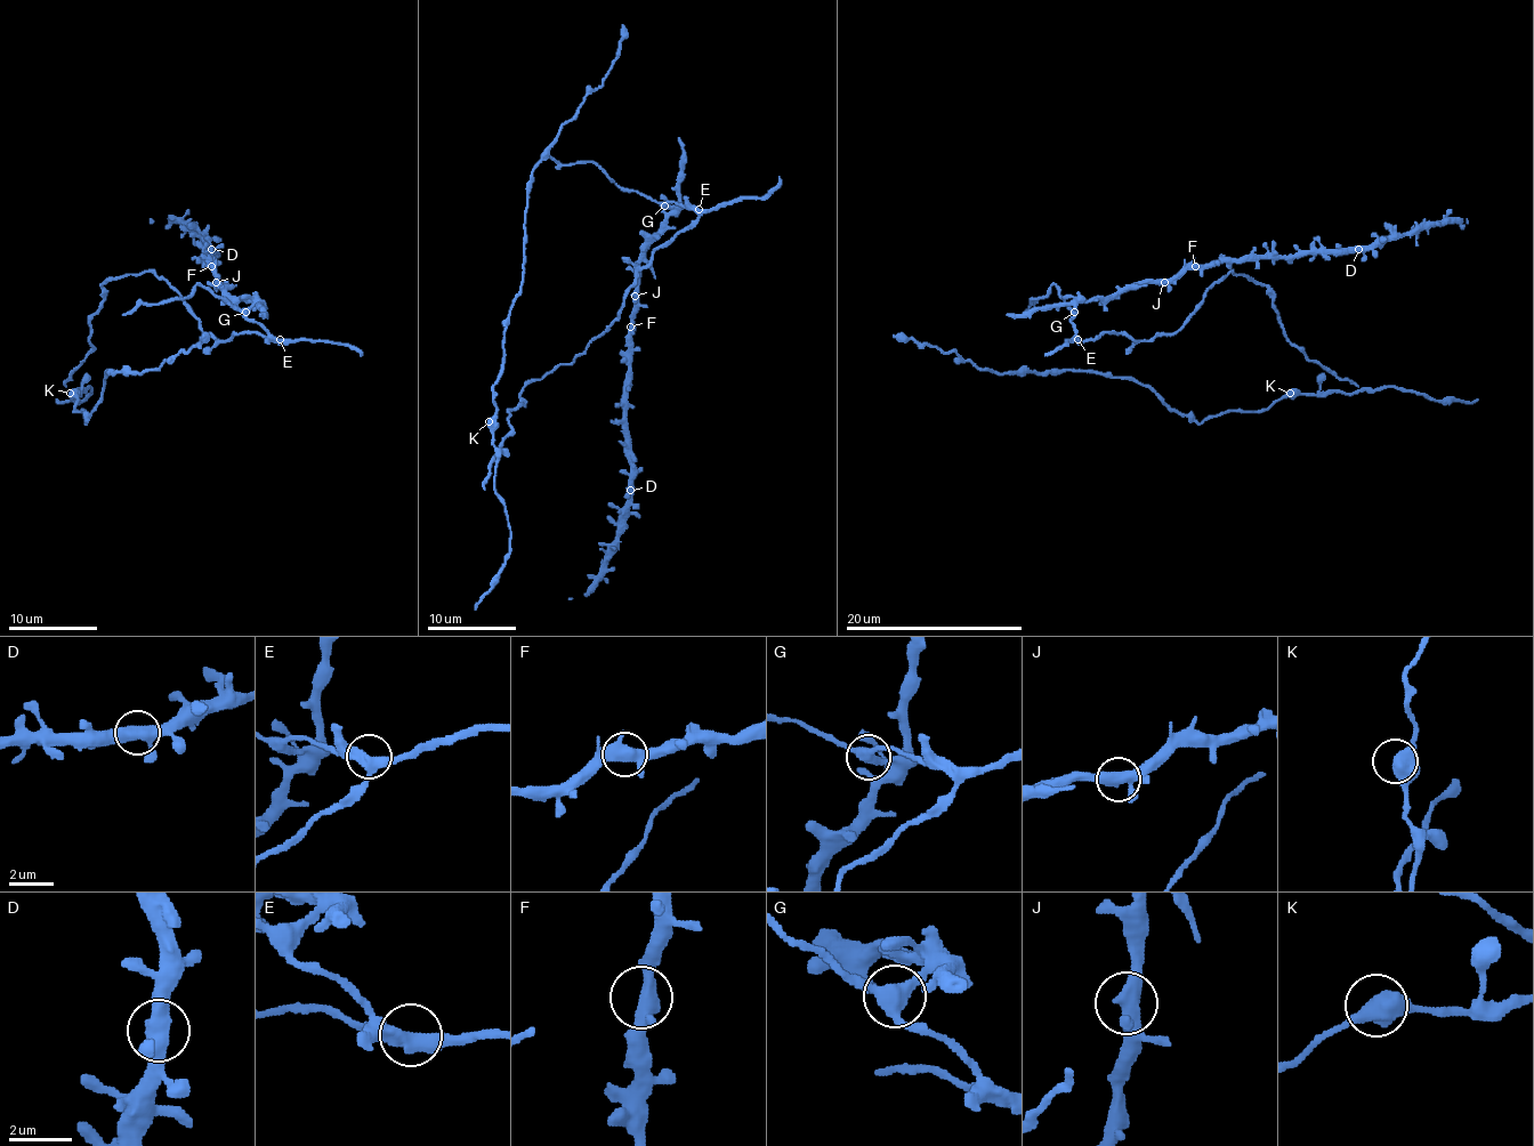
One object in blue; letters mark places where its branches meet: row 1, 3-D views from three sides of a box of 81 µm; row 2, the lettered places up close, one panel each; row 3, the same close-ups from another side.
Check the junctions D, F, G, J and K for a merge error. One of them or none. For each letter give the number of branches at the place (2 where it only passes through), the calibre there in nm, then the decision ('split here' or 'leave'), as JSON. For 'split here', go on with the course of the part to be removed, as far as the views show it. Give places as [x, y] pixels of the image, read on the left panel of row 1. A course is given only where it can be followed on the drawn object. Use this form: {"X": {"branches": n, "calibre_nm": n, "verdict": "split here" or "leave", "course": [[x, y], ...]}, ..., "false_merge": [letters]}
{"D": {"branches": 3, "calibre_nm": 440, "verdict": "leave"}, "F": {"branches": 3, "calibre_nm": 400, "verdict": "leave"}, "G": {"branches": 3, "calibre_nm": 400, "verdict": "split here", "course": [[244, 311], [280, 341], [204, 333], [152, 271], [112, 277], [89, 322], [91, 350], [65, 386]]}, "J": {"branches": 3, "calibre_nm": 420, "verdict": "leave"}, "K": {"branches": 3, "calibre_nm": 440, "verdict": "leave"}, "false_merge": ["G"]}

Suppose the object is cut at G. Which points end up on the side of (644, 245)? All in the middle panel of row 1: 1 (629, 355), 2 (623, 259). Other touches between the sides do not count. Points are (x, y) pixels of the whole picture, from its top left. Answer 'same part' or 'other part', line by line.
1: same part
2: other part

